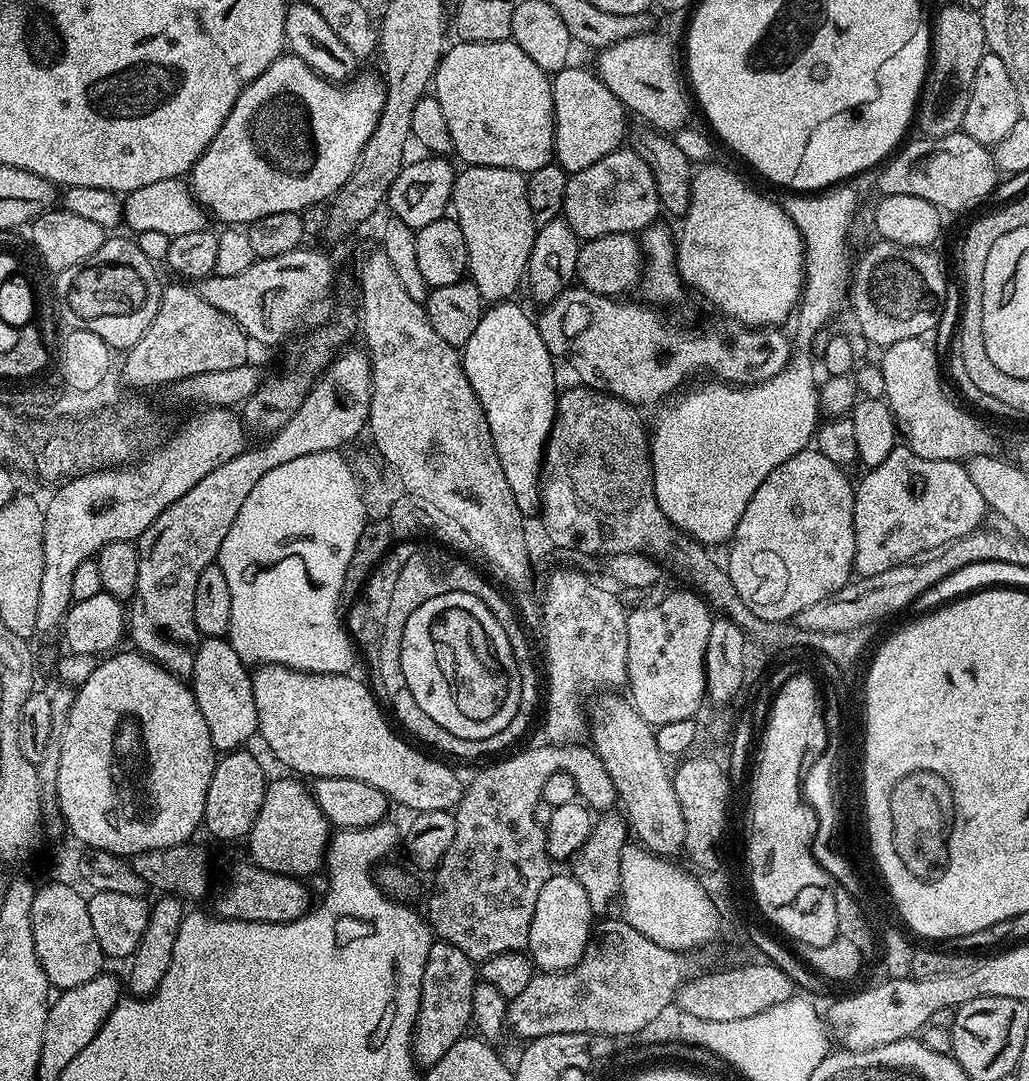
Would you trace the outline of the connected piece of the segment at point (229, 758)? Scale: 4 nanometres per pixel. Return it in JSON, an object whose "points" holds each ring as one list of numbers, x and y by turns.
{"points":[[237,750,223,753,216,761,216,769,210,778,210,790,206,790,206,810,204,811,203,827,216,840,240,840,247,837,258,818,258,810,262,810,264,791,269,786,269,781,264,780,264,768,260,760,249,750]]}

